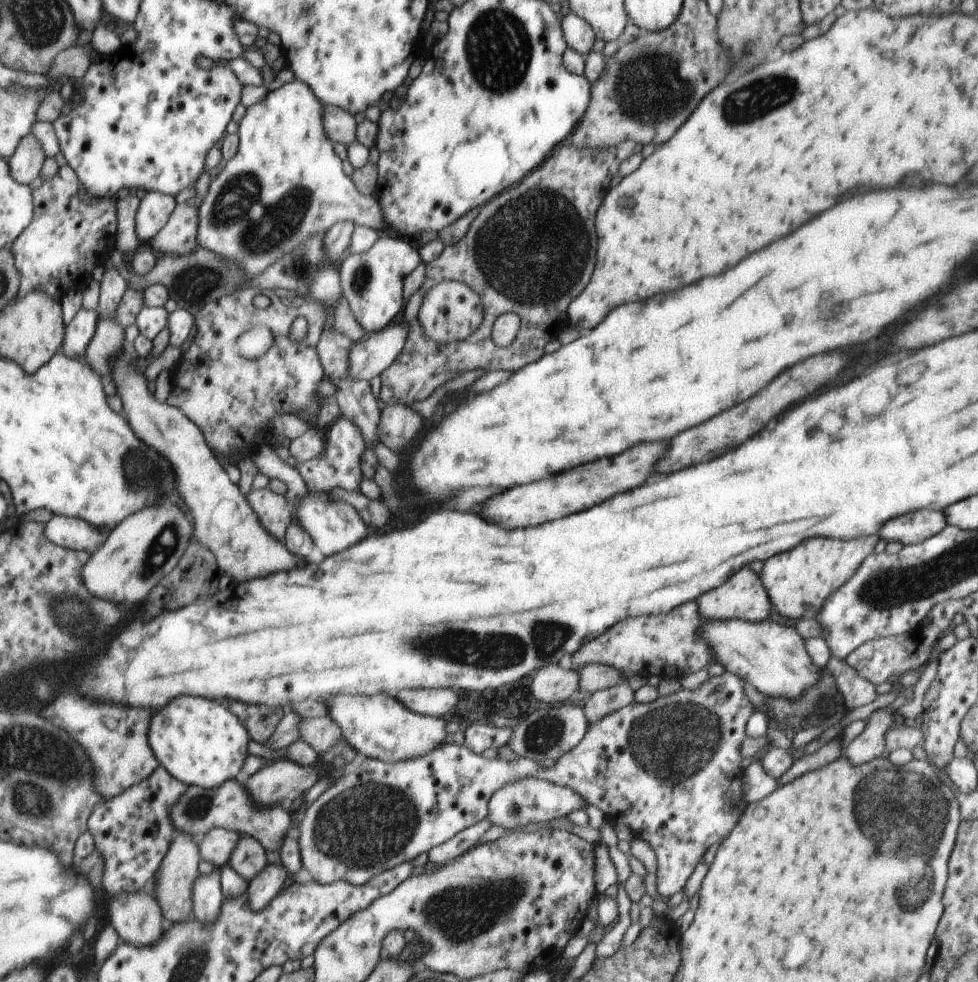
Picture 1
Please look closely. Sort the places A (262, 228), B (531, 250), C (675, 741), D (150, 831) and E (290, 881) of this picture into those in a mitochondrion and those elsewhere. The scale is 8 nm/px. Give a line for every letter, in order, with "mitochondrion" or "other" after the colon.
A: mitochondrion
B: mitochondrion
C: mitochondrion
D: other
E: other

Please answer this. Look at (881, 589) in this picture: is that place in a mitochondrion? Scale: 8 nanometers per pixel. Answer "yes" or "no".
yes

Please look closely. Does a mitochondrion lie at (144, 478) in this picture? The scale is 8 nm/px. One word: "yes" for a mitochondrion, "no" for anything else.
yes

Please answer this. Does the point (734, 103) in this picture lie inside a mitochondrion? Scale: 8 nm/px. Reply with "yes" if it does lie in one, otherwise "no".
yes

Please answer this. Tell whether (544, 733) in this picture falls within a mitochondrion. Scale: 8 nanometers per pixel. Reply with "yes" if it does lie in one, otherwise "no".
yes

